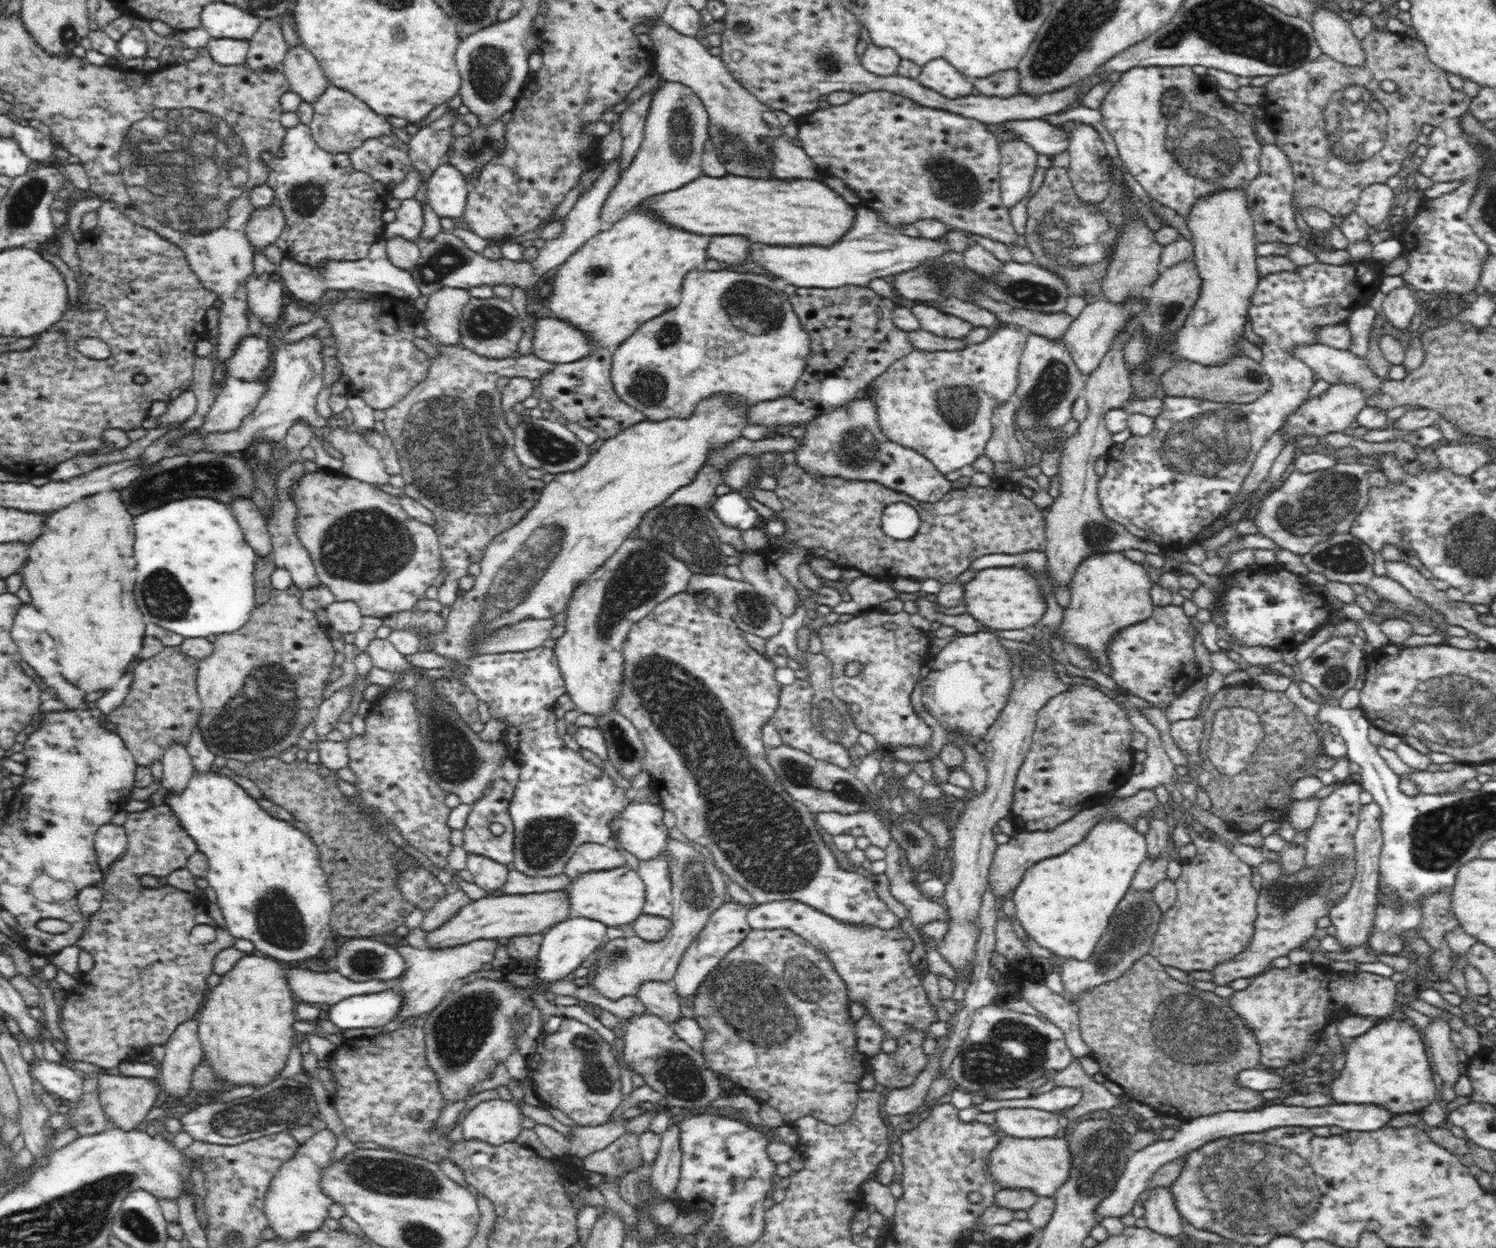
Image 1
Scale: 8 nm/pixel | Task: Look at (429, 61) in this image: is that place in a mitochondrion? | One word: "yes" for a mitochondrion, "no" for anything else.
no

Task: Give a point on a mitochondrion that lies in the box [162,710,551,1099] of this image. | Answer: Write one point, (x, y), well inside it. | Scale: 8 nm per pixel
(458, 1032)

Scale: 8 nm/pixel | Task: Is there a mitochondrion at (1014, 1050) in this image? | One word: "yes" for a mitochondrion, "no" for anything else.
yes

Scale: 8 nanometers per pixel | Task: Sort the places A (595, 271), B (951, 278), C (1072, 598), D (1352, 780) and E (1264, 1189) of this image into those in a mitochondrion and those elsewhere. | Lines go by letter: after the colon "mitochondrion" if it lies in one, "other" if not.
A: mitochondrion
B: mitochondrion
C: other
D: other
E: mitochondrion

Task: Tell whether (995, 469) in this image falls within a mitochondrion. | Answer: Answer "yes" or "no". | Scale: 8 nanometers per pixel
no

